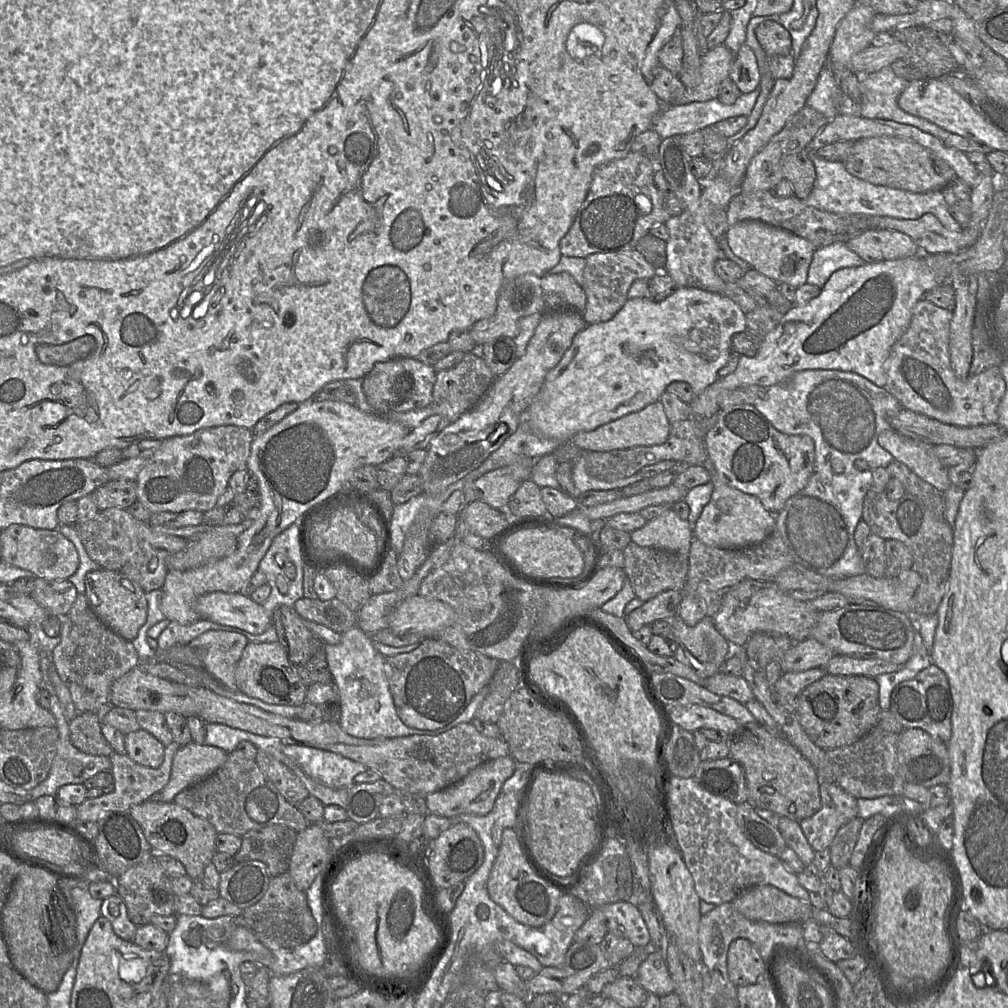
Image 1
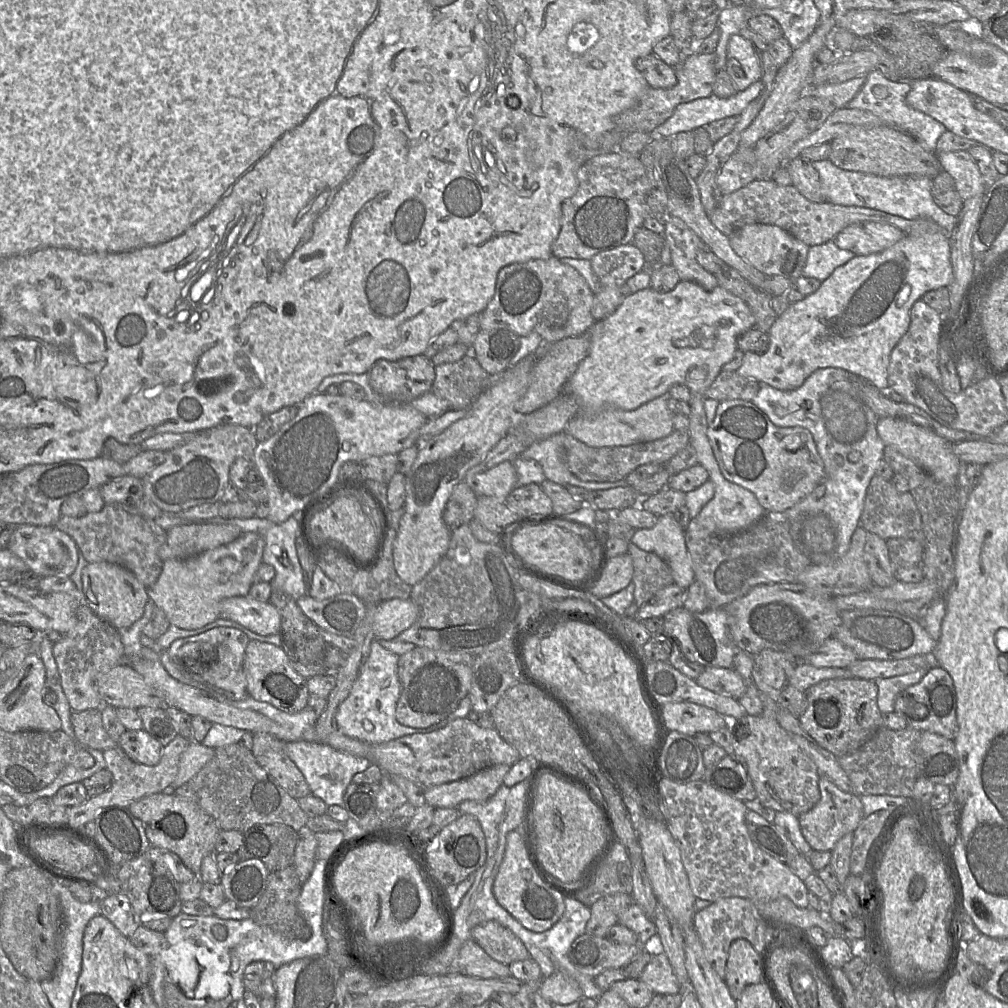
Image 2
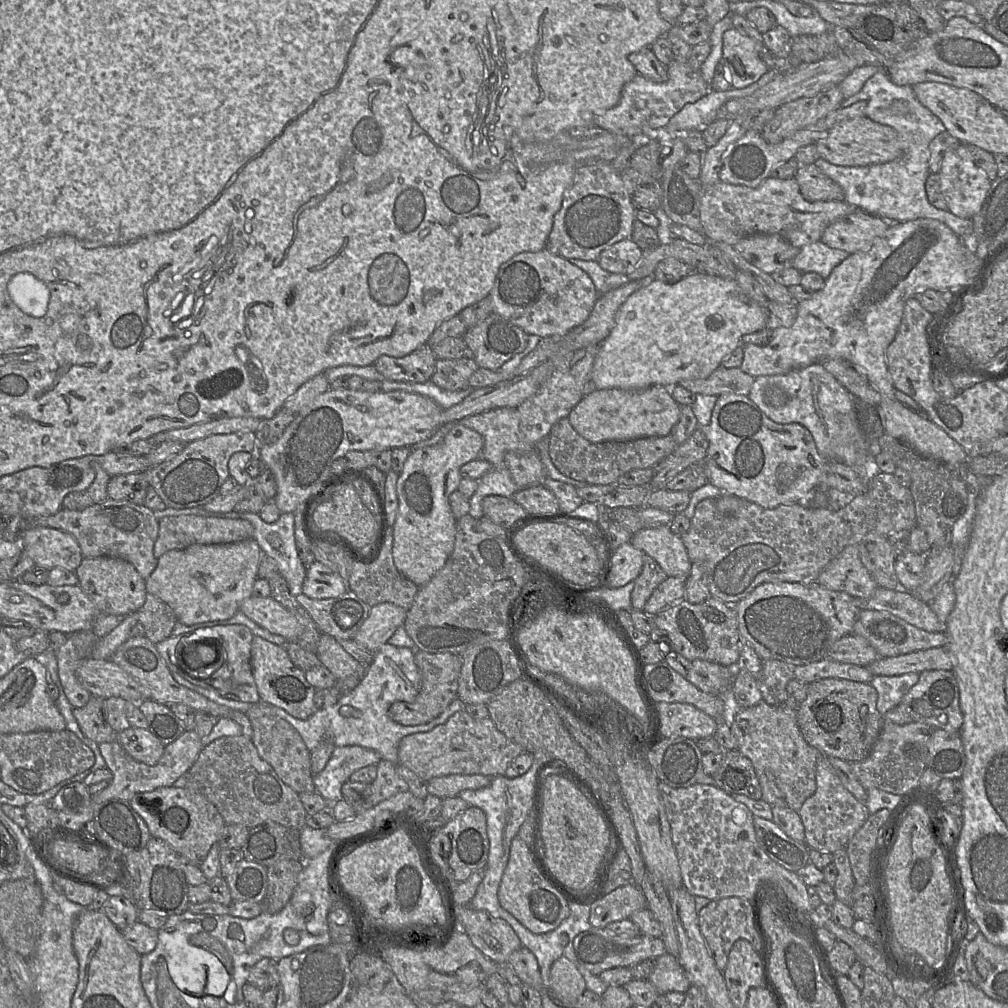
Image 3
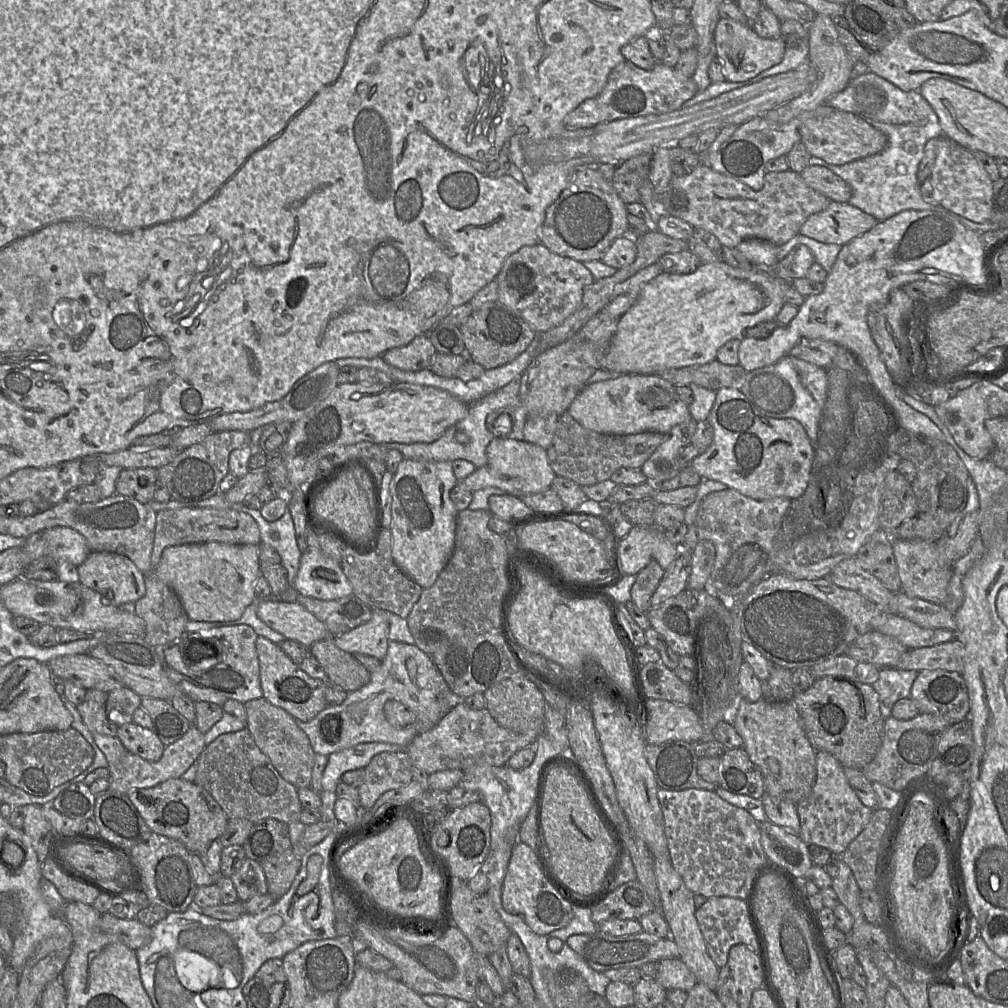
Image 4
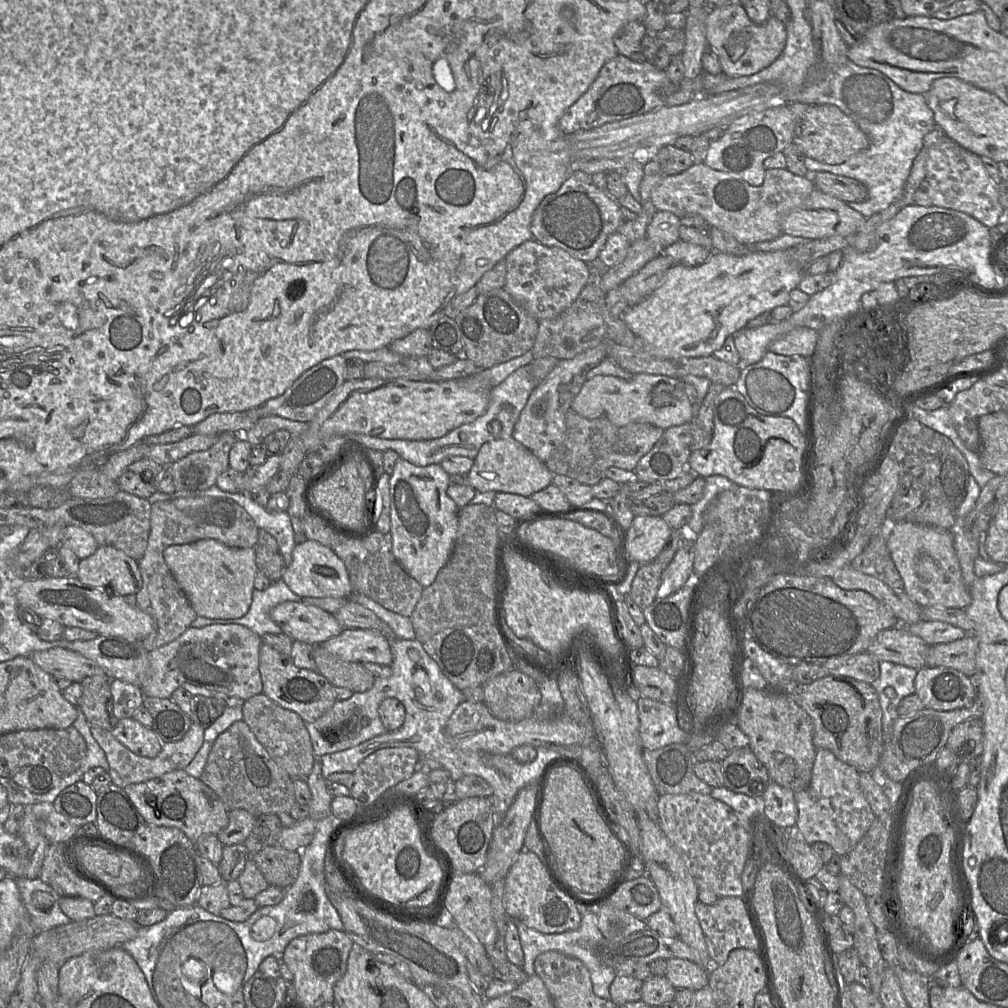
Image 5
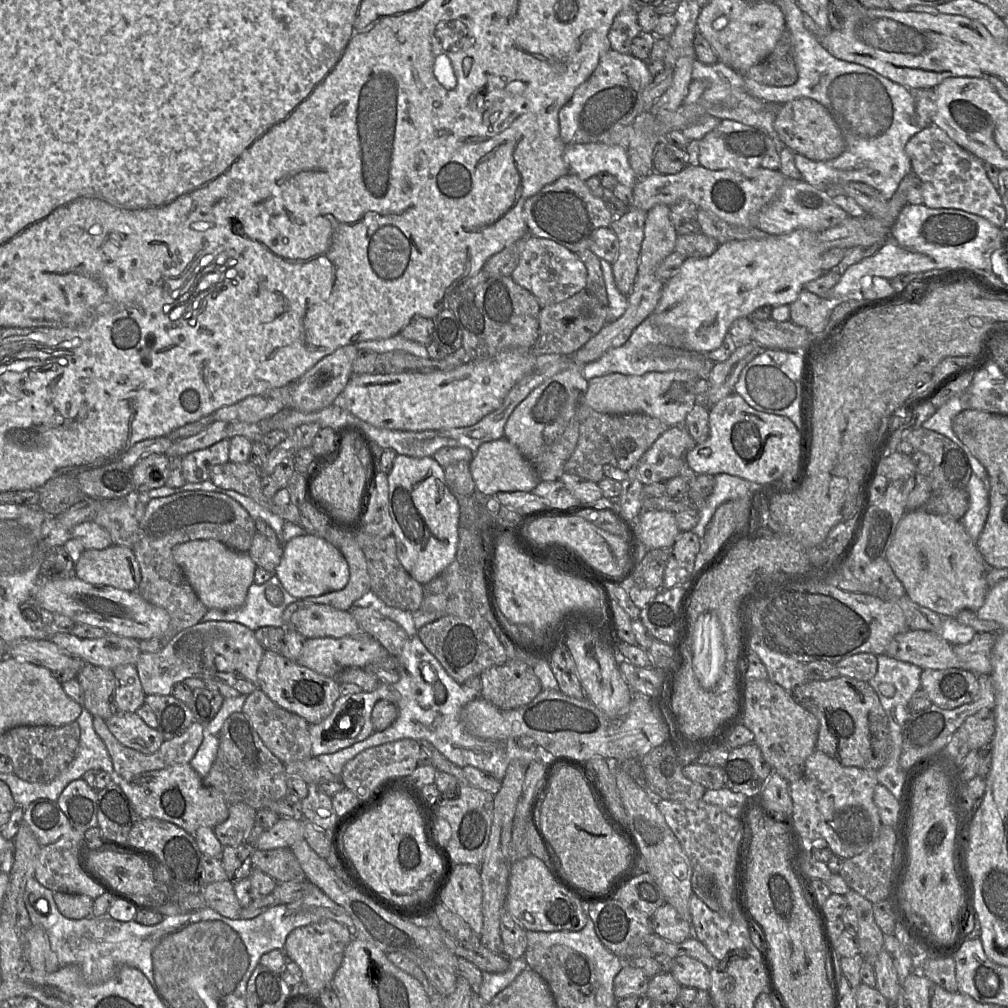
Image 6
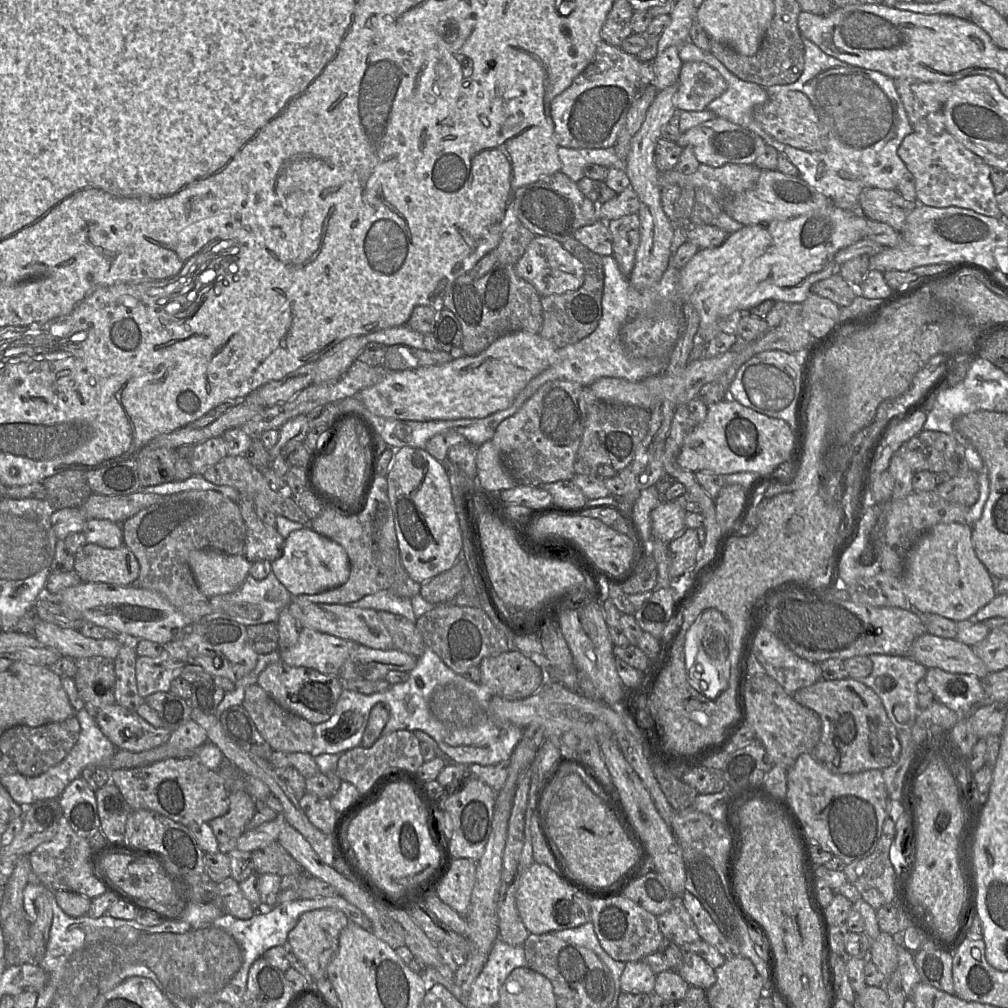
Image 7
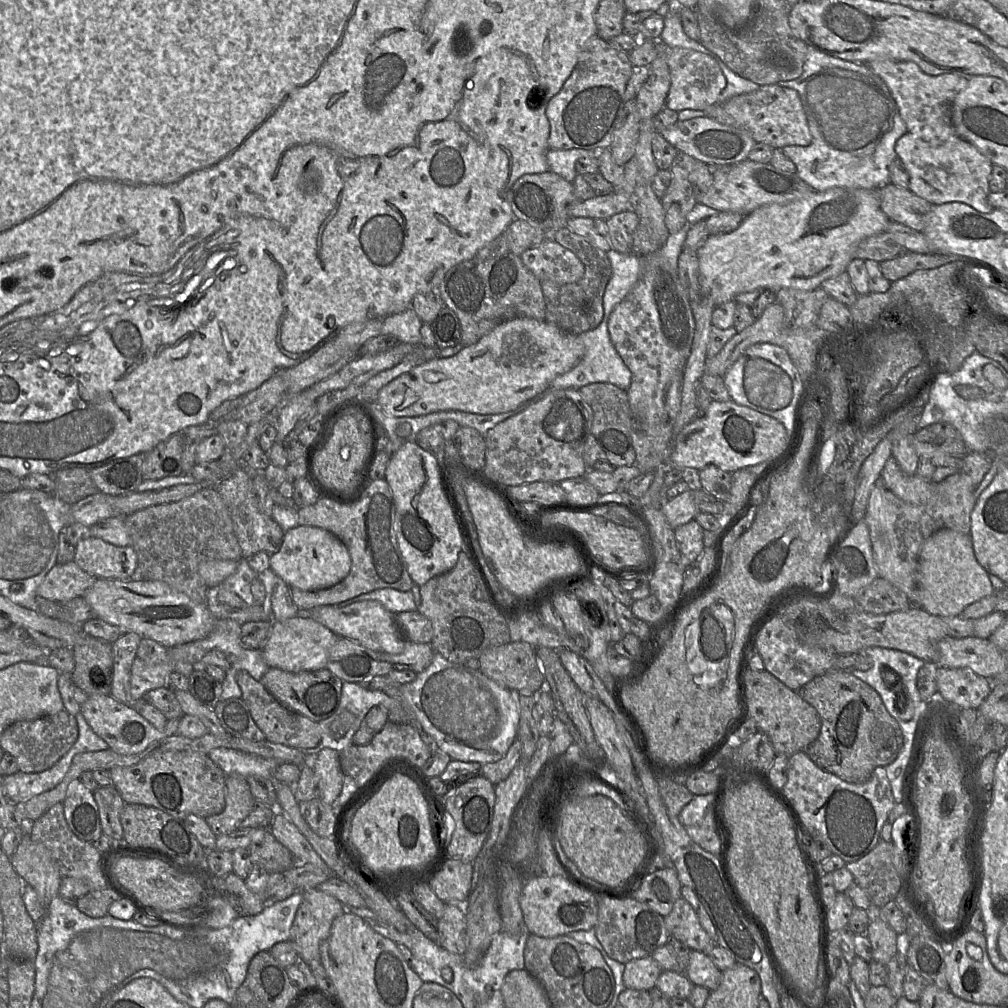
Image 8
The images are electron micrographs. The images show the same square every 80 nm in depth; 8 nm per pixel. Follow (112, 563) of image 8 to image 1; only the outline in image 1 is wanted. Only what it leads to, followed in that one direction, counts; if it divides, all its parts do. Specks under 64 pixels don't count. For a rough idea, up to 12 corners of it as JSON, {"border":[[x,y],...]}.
{"border":[[116,571],[86,574],[84,594],[106,626],[136,638],[146,592]]}

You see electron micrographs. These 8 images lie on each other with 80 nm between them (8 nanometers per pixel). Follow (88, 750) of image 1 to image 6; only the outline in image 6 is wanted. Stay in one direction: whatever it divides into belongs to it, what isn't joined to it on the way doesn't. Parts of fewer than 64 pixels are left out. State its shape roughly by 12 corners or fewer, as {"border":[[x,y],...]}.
{"border":[[111,669],[78,671],[84,704],[107,720],[118,710]]}

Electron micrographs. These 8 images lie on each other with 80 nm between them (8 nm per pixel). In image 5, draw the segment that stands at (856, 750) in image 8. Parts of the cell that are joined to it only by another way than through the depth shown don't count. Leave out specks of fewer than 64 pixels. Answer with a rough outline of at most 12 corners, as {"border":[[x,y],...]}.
{"border":[[794,682],[816,750],[871,773],[884,749],[871,684]]}

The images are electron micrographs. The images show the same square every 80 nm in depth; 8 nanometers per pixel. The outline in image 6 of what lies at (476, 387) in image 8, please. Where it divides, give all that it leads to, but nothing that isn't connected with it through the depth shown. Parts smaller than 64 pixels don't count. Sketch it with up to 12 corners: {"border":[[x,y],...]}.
{"border":[[508,348],[447,372],[350,378],[333,404],[377,428],[447,430],[535,369]]}

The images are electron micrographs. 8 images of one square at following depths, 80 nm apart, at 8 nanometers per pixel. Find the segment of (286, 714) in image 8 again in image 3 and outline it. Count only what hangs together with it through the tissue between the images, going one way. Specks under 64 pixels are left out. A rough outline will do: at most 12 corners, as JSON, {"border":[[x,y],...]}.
{"border":[[272,710],[246,715],[260,757],[295,792],[315,792],[311,752]]}

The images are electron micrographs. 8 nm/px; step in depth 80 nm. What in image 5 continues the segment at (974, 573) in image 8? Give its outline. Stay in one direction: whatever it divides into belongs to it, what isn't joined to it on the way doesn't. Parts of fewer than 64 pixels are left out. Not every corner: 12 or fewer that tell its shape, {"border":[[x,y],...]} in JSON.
{"border":[[907,519],[887,546],[921,607],[966,609],[951,530]]}

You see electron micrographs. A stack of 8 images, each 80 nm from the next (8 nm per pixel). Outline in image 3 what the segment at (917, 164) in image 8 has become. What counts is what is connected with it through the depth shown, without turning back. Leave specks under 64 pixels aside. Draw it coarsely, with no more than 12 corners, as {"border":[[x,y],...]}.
{"border":[[967,144],[946,151],[938,174],[948,211],[973,219],[992,182]]}

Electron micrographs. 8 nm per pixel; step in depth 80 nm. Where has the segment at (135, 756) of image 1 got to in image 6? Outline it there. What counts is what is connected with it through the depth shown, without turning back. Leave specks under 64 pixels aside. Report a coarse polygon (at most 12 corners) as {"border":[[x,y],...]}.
{"border":[[135,712],[105,722],[121,744],[144,754],[165,740]]}

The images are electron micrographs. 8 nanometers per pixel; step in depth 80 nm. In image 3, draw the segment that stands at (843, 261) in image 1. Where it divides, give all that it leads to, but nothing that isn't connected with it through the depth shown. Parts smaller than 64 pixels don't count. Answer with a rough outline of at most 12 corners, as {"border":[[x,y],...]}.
{"border":[[821,241],[800,248],[793,267],[826,280],[849,254]]}

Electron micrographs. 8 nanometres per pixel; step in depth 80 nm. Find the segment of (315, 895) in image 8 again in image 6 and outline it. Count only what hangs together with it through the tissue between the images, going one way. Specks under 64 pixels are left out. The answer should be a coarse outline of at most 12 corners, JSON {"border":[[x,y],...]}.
{"border":[[329,919],[296,928],[284,954],[321,1002],[353,938]]}

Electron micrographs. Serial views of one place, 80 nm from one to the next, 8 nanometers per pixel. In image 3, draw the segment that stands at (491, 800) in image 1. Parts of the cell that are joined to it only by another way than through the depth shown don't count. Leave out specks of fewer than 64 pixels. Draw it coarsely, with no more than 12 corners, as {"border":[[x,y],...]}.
{"border":[[451,774],[427,781],[441,799],[477,790],[495,776]]}

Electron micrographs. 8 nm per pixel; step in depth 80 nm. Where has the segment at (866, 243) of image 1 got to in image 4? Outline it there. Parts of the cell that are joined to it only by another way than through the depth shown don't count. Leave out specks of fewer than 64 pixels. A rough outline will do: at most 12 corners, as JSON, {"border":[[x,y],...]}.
{"border":[[831,201],[799,234],[843,246],[877,223],[849,203]]}

